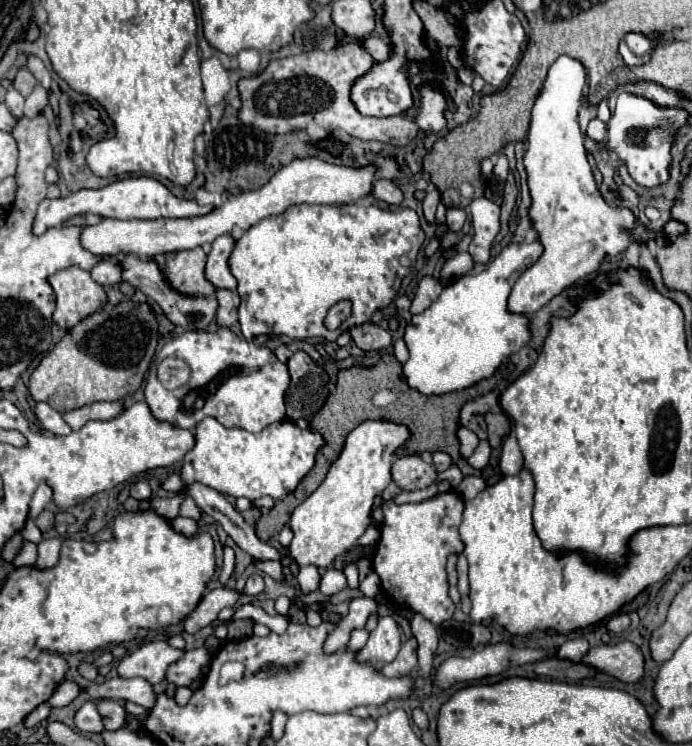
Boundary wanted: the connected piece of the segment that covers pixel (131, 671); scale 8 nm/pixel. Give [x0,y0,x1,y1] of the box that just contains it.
[120,641,184,683]

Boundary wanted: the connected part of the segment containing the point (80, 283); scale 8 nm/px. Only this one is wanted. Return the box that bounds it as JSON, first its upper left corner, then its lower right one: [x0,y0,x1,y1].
[48,267,108,329]

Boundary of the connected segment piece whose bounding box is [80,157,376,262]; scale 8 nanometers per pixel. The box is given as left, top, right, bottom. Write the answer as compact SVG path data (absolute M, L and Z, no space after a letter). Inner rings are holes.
M318 157L294 159L284 165L280 171L272 175L272 179L260 189L232 195L224 205L214 207L210 213L190 219L154 219L154 221L120 221L120 219L104 219L96 225L88 225L80 237L84 249L96 255L118 255L118 253L136 253L138 257L154 257L164 255L167 262L182 249L202 247L204 243L212 243L216 237L230 233L234 227L250 229L264 217L282 213L290 205L300 203L318 203L318 205L344 205L358 203L372 193L376 165L354 167L354 165L332 165Z

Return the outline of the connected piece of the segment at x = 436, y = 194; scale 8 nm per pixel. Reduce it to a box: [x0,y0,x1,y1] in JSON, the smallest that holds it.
[422,185,440,223]

